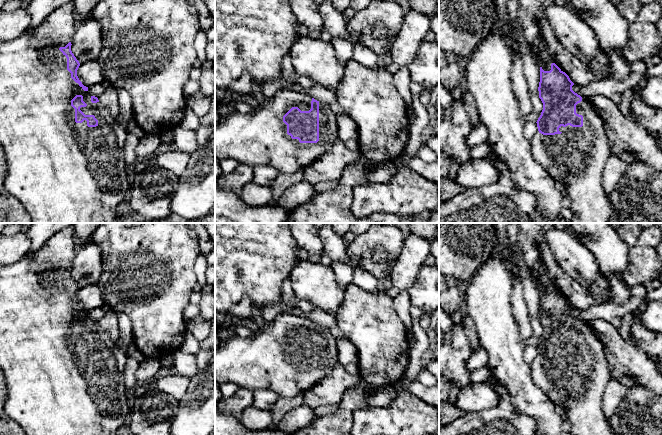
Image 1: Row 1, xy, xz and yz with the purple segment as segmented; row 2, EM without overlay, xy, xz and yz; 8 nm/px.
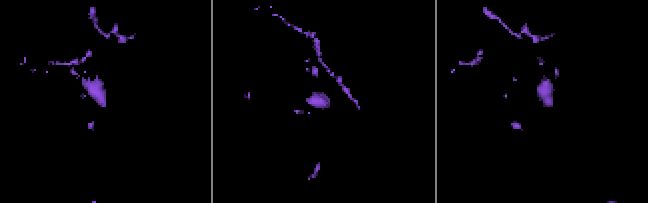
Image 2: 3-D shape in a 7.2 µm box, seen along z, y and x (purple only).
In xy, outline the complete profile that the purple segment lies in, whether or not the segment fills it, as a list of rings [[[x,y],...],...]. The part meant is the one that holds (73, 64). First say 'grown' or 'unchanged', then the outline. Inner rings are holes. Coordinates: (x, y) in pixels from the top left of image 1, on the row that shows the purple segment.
grown | [[[68,2],[53,11],[39,26],[28,28],[14,40],[0,42],[0,146],[3,147],[7,164],[4,186],[22,203],[32,223],[114,223],[119,216],[115,212],[116,207],[129,196],[131,178],[126,170],[124,159],[127,132],[110,115],[98,98],[89,94],[88,87],[84,86],[77,76],[80,63],[71,51],[71,40],[77,22],[74,3]]]

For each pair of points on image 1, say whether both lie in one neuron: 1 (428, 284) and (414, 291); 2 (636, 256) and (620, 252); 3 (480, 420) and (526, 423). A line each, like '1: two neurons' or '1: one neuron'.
1: one neuron
2: two neurons
3: one neuron

